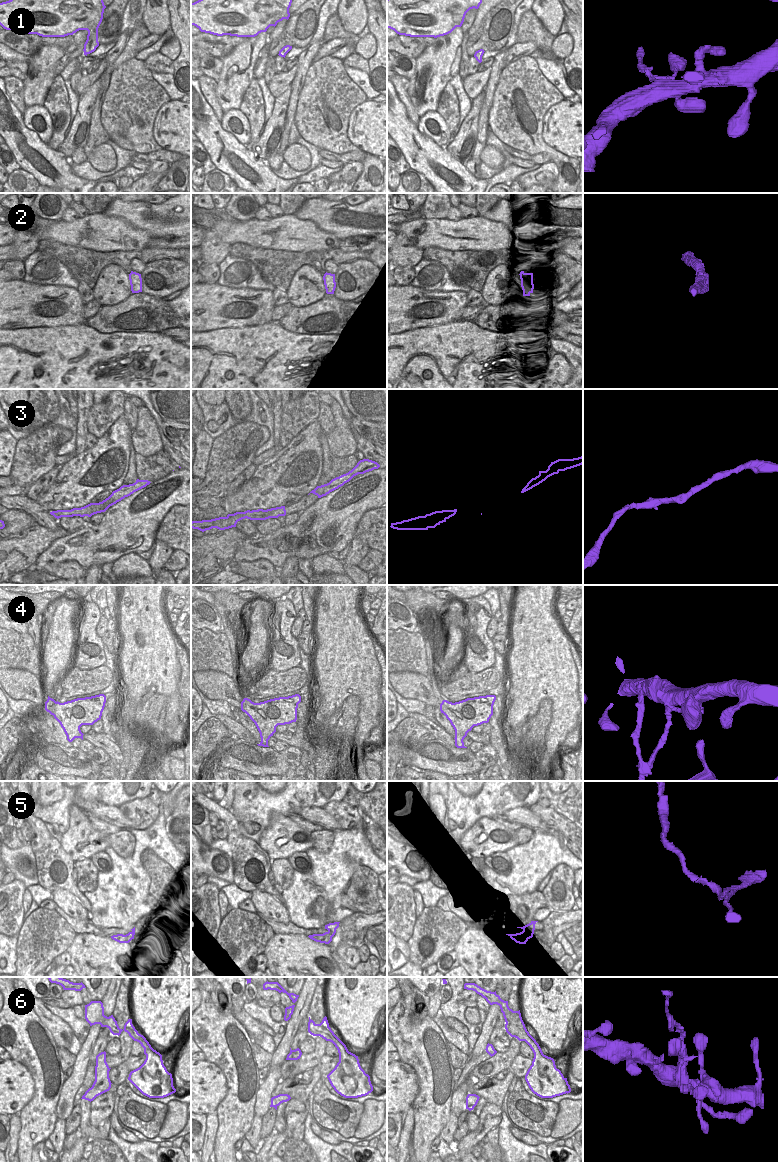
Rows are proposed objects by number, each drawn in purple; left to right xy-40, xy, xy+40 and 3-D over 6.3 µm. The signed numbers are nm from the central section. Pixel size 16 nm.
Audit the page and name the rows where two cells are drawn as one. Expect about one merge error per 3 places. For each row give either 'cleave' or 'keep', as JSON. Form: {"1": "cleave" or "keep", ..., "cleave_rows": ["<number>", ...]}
{"1": "keep", "2": "keep", "3": "keep", "4": "cleave", "5": "keep", "6": "cleave", "cleave_rows": ["4", "6"]}

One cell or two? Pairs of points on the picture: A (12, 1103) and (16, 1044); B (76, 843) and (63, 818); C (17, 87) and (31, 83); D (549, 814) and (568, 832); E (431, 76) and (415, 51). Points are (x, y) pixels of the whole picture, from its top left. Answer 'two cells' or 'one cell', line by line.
A: two cells
B: two cells
C: two cells
D: one cell
E: two cells

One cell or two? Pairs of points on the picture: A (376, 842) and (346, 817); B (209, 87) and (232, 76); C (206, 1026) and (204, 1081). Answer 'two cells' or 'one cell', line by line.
A: one cell
B: two cells
C: two cells

